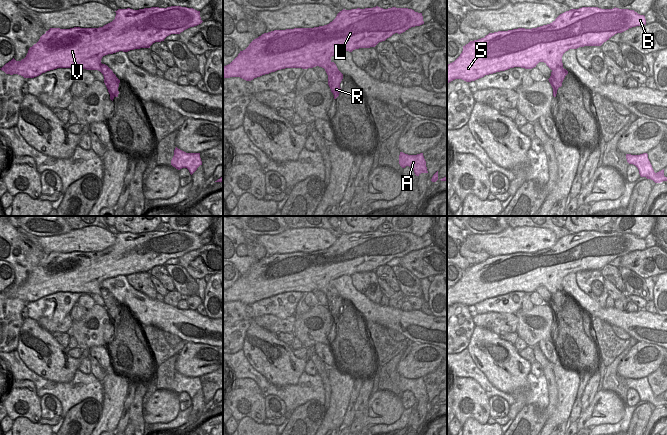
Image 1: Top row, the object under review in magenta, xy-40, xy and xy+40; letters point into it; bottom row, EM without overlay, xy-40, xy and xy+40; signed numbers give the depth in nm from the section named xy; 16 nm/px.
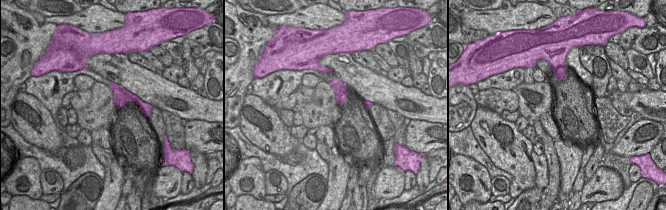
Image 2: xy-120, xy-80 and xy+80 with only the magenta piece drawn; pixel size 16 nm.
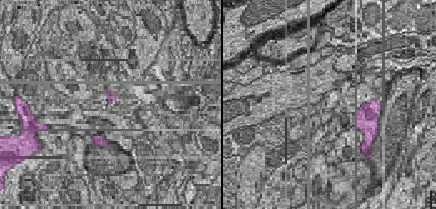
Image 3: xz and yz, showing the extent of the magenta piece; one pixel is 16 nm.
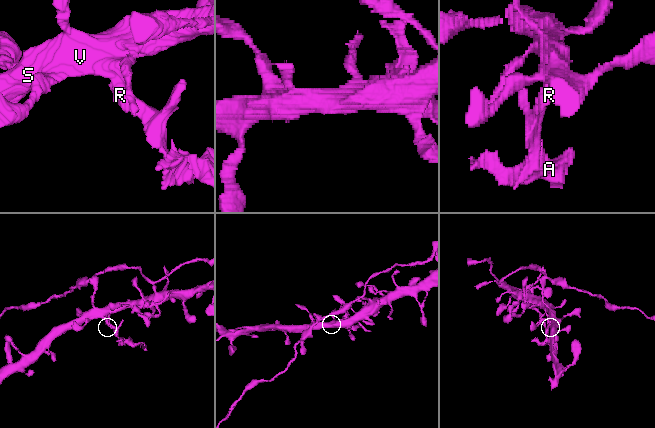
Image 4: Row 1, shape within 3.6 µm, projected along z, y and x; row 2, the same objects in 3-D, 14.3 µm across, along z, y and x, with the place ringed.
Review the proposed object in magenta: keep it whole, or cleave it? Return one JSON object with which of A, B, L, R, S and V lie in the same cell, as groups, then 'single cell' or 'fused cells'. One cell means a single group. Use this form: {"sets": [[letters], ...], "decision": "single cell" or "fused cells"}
{"sets": [["A", "R"], ["B", "L", "S", "V"]], "decision": "fused cells"}

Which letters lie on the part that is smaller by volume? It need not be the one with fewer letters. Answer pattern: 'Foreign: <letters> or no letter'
Foreign: A, R

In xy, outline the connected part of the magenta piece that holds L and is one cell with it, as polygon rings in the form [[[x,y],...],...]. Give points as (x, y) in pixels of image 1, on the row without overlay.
[[[378,230],[365,233],[340,235],[327,249],[314,252],[274,254],[254,263],[238,280],[223,291],[223,301],[240,301],[246,305],[285,292],[308,293],[316,290],[325,293],[327,299],[340,296],[331,281],[343,275],[375,271],[393,258],[401,258],[411,251],[424,248],[422,237],[408,232],[383,233]]]

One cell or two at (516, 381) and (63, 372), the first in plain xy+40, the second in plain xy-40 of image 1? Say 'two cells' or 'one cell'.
one cell

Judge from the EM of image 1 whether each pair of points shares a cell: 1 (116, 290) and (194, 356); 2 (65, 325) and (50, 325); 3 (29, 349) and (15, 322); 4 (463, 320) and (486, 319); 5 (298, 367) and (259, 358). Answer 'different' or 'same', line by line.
1: different
2: same
3: different
4: different
5: same

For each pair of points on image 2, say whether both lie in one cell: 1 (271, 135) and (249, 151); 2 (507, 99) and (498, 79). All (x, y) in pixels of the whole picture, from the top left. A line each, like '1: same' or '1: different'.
1: different
2: different

